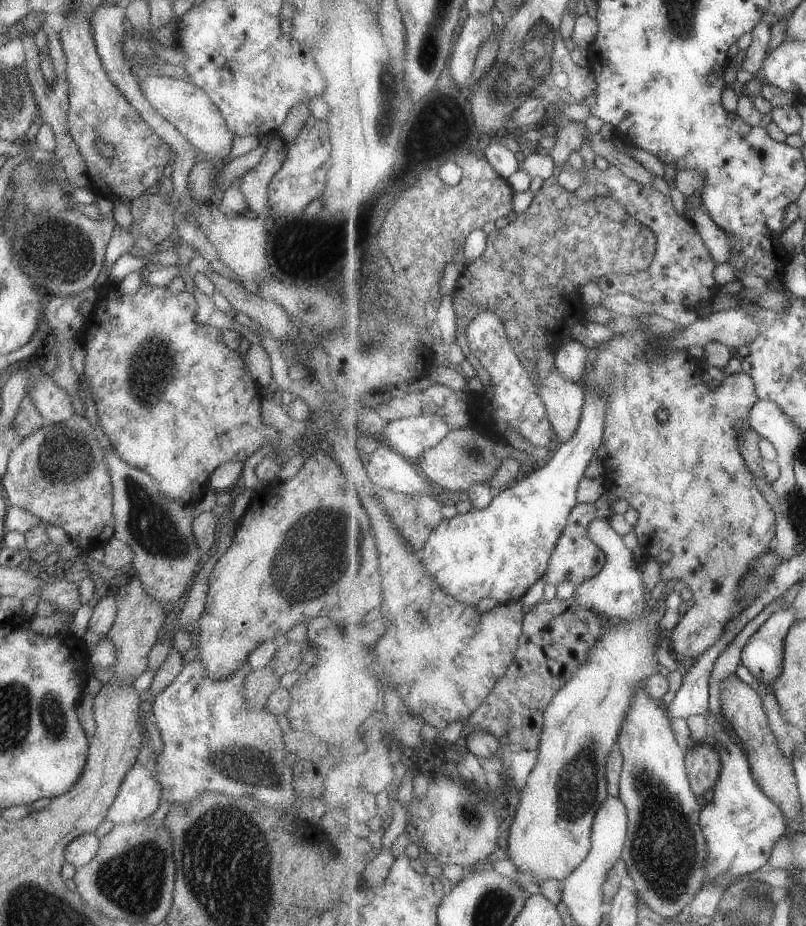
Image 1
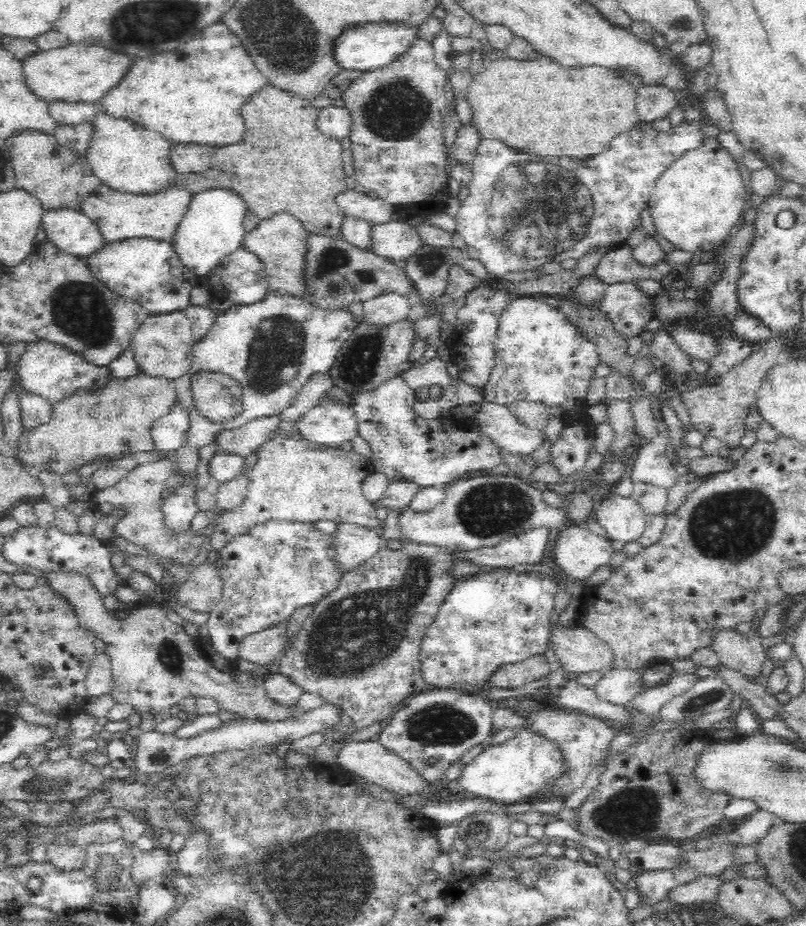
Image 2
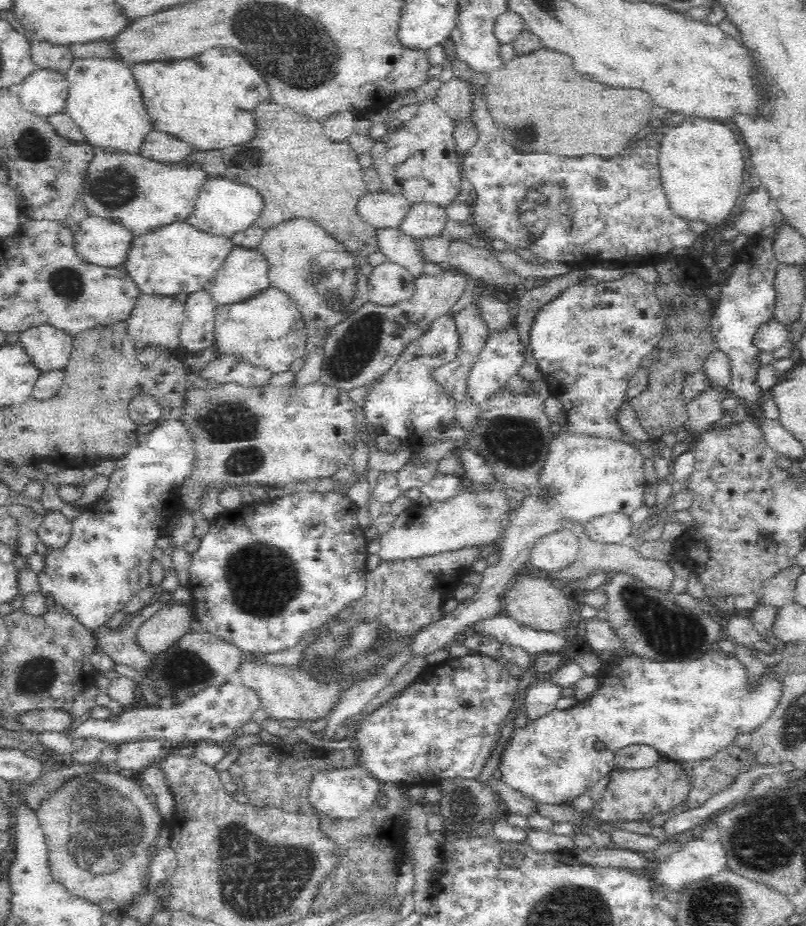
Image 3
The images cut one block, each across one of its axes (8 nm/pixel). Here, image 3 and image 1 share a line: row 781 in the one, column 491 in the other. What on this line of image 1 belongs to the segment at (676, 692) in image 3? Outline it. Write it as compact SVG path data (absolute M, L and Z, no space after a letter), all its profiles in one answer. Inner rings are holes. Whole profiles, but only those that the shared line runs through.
M593 390L586 393L582 419L575 436L569 442L556 445L556 452L547 464L536 467L526 478L516 479L493 499L489 508L474 508L467 514L457 512L452 518L444 518L421 549L421 557L425 560L429 574L433 574L435 580L461 602L477 604L482 598L495 598L499 603L520 600L548 571L555 547L567 528L569 516L578 506L577 490L584 478L583 474L595 457L597 448L603 445L602 440L605 436L607 398L601 398L601 394Z

